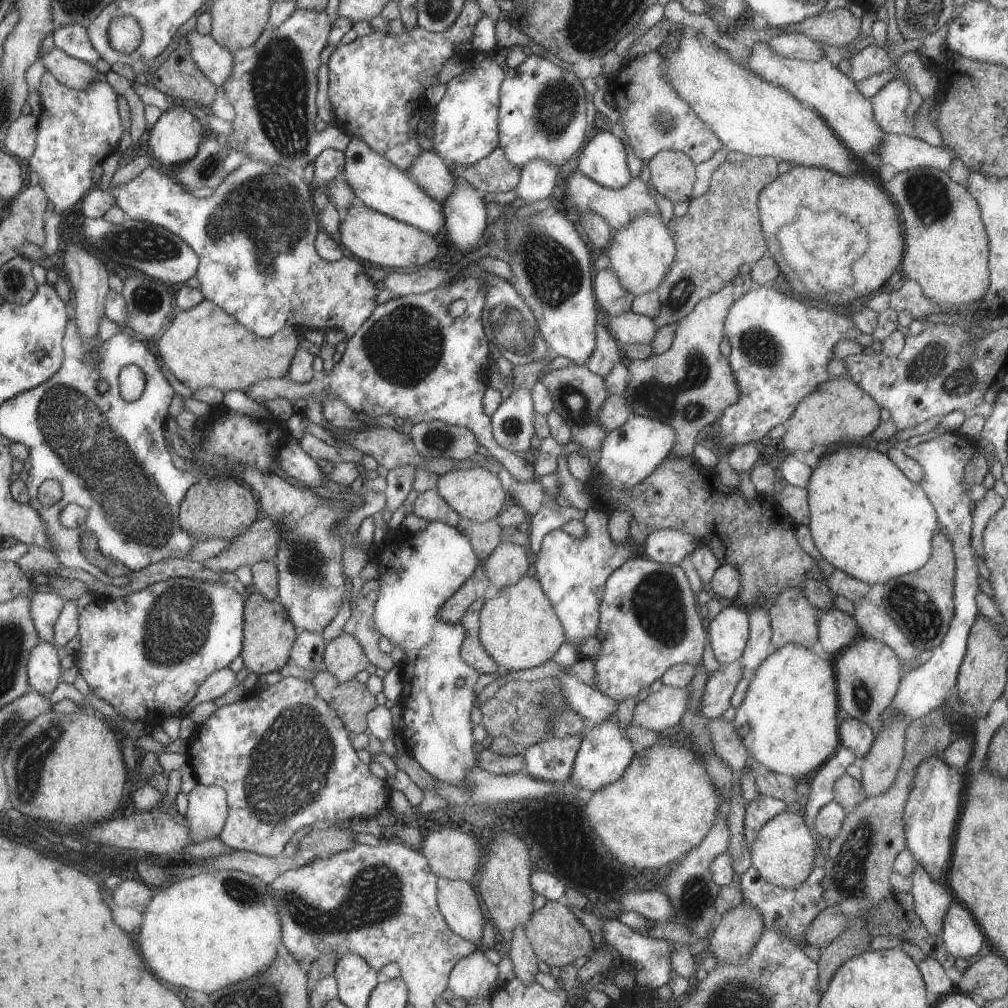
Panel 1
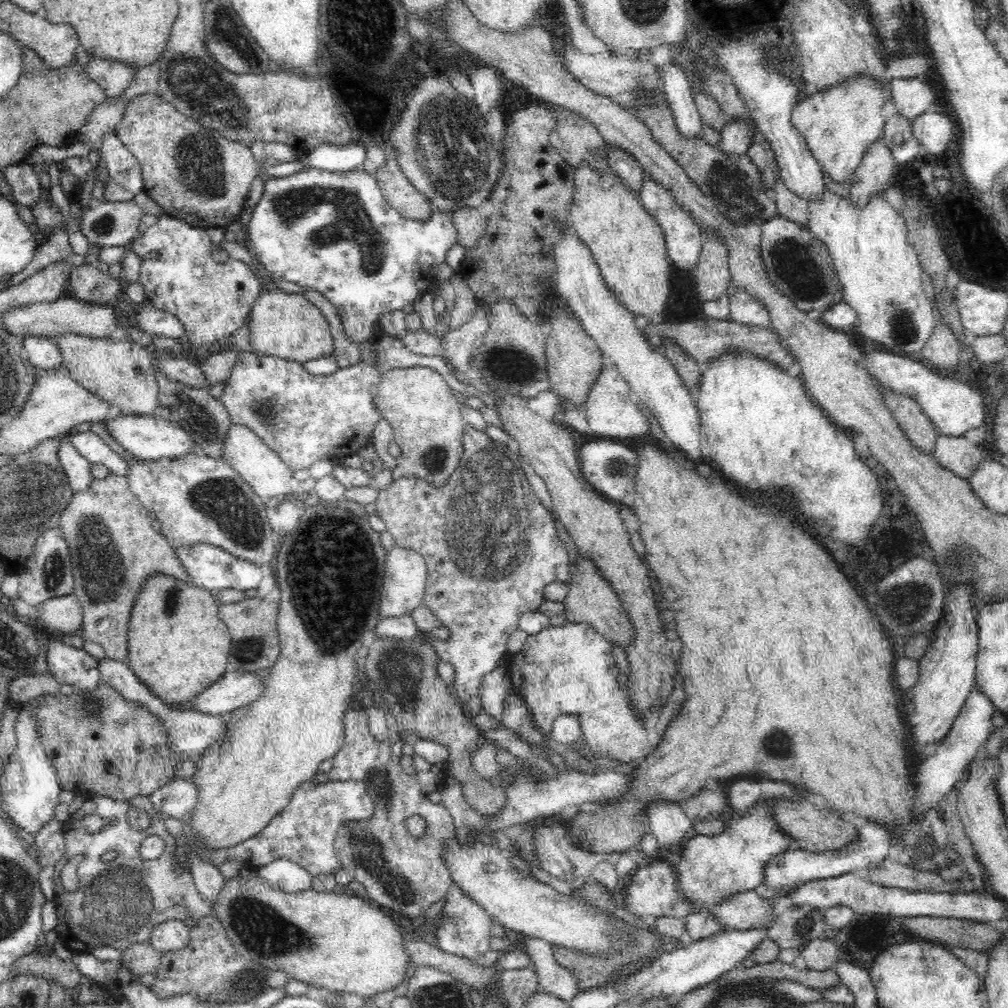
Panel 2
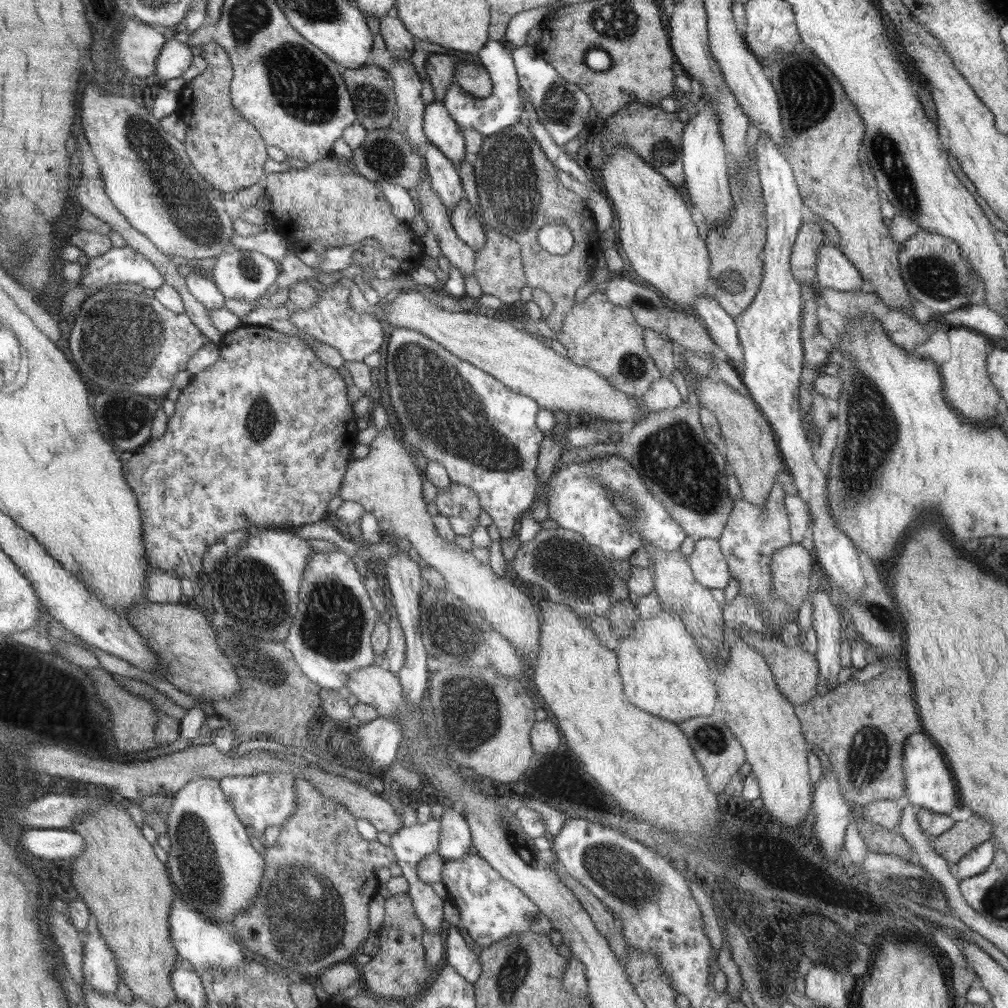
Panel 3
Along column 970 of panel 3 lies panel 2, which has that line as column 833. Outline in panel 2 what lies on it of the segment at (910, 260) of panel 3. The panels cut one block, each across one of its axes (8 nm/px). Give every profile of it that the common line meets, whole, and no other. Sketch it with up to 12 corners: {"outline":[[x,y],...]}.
{"outline":[[774,217],[761,259],[775,288],[805,313],[843,302],[824,244]]}

